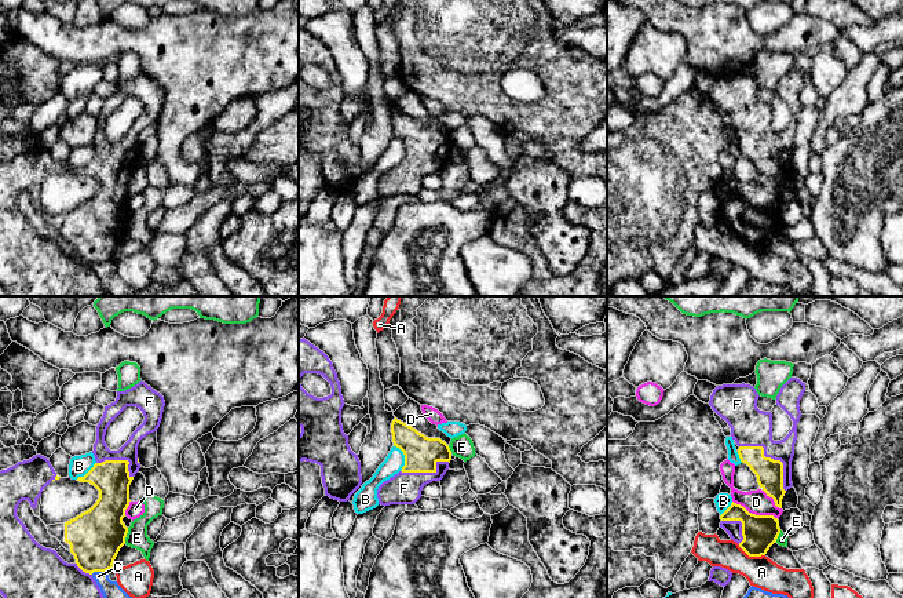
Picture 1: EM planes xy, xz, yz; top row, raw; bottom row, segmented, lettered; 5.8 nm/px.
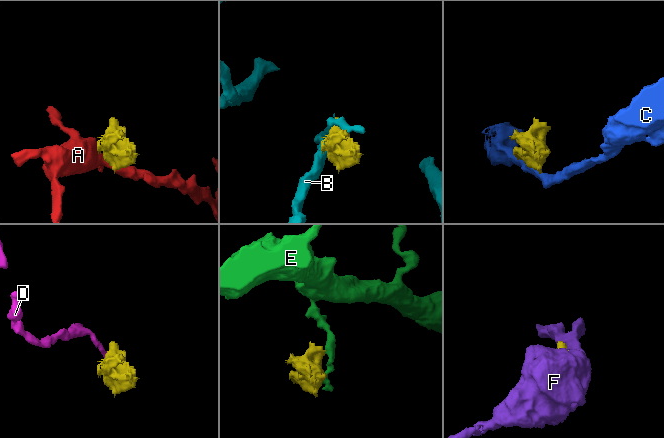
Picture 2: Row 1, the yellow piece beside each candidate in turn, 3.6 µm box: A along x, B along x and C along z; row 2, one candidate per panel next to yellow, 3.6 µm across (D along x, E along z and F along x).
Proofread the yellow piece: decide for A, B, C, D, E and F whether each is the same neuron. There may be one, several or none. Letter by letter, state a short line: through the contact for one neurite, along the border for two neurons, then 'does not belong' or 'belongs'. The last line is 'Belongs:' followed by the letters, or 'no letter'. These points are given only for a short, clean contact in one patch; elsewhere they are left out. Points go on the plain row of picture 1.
A: does not belong
B: does not belong
C: line xy (105, 262), (94, 262), (91, 265); does not belong
D: line yz (732, 192), (752, 204), (772, 205), (778, 210); does not belong
E: does not belong
F: belongs
Belongs: F

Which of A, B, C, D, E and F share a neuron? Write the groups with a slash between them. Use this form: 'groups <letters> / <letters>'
groups A / B / C / D / E / F

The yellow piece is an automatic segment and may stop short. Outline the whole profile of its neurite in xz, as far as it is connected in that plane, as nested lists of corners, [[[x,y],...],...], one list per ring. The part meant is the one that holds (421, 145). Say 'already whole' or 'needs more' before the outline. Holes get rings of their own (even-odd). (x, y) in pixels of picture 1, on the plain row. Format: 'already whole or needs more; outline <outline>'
needs more; outline [[[396,109],[391,114],[391,124],[394,138],[405,146],[405,157],[379,178],[379,196],[414,196],[427,175],[443,169],[452,142],[440,130],[428,130]]]

